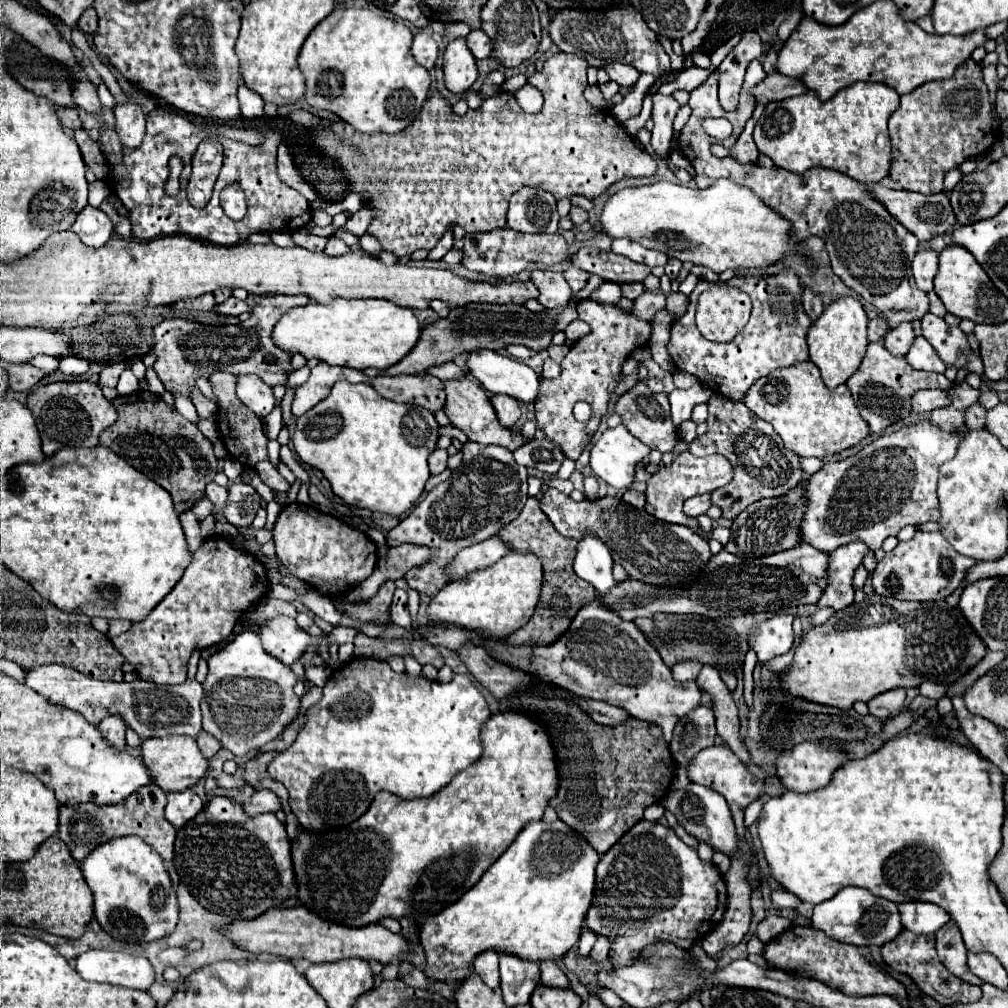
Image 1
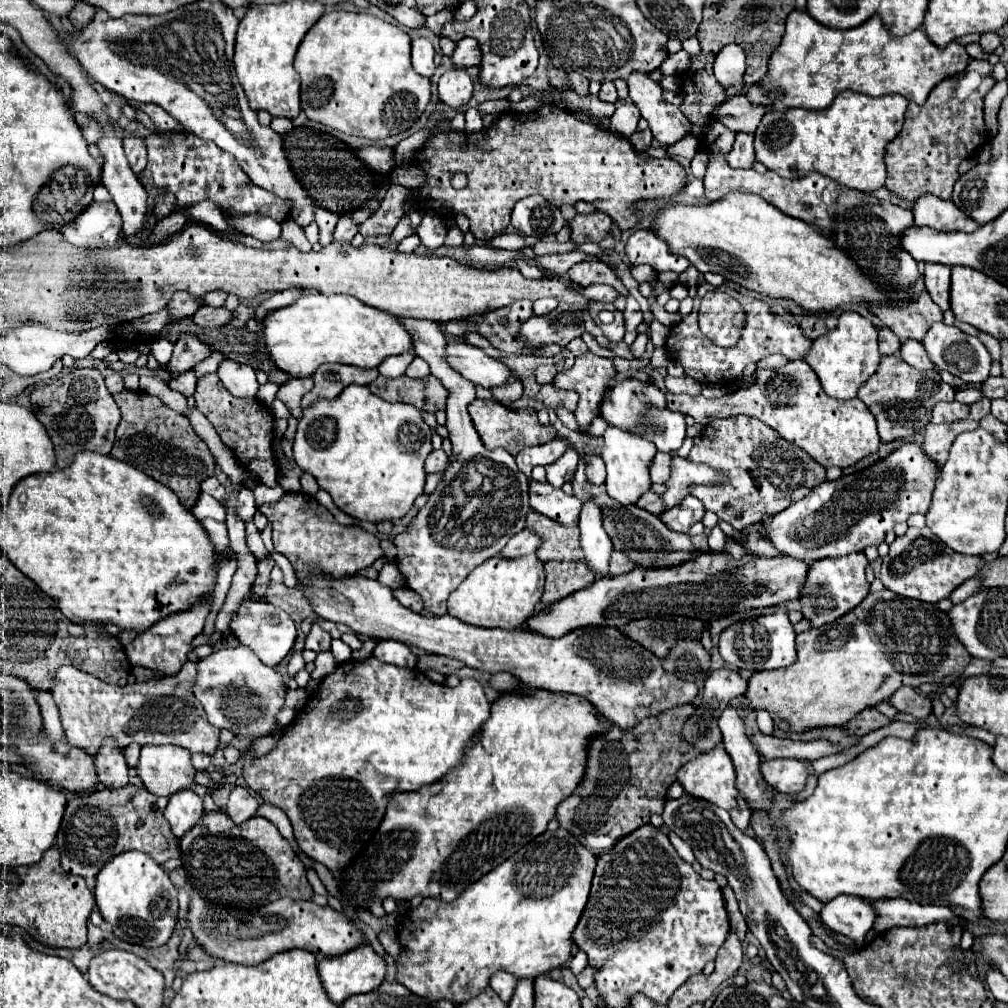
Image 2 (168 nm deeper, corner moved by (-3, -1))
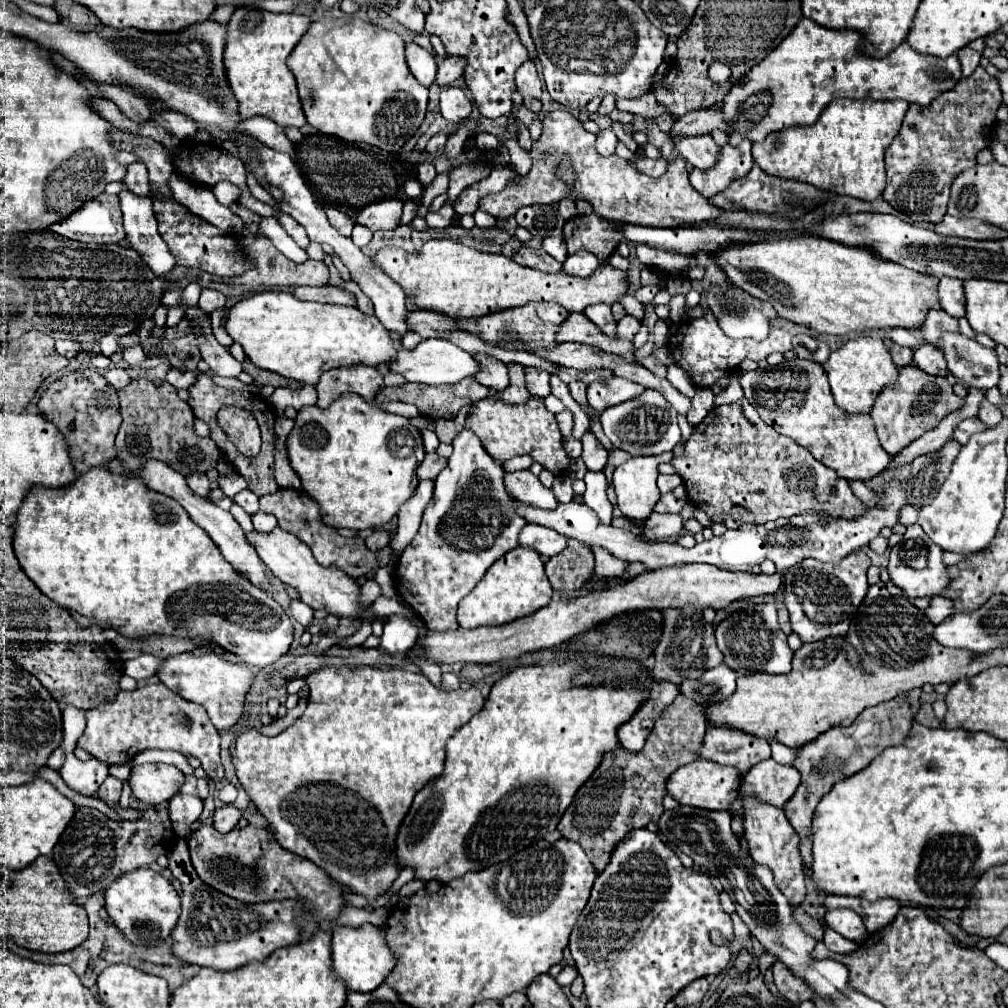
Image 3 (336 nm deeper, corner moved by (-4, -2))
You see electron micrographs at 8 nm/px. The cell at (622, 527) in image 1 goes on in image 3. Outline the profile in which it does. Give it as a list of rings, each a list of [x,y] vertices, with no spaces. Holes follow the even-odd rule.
[[[514,471],[504,477],[508,493],[518,499],[520,503],[552,511],[560,505],[560,501],[554,497],[552,489],[546,489],[536,475],[530,471]]]

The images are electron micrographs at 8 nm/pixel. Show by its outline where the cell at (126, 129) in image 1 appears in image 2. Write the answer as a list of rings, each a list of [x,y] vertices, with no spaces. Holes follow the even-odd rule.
[[[129,132],[129,136],[123,140],[123,150],[125,150],[125,156],[129,160],[131,170],[139,176],[147,166],[147,148],[145,148],[143,140],[137,134]]]

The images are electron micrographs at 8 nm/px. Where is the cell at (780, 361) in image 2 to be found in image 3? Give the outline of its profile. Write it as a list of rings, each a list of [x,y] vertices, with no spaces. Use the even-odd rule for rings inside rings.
[[[860,335],[856,339],[846,341],[840,349],[830,353],[828,361],[824,361],[822,367],[828,375],[836,405],[848,413],[868,413],[882,387],[896,383],[898,373],[884,341],[870,335]]]

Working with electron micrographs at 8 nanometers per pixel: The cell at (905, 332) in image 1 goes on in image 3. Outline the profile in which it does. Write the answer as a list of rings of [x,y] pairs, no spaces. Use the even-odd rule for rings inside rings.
[[[922,345],[914,349],[914,365],[930,375],[940,375],[940,377],[948,375],[948,367],[942,353],[932,345]]]

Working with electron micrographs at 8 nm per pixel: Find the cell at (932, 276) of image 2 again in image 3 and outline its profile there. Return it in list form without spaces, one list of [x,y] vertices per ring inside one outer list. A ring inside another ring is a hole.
[[[940,277],[938,283],[938,297],[940,297],[940,307],[952,315],[952,317],[964,317],[964,291],[962,291],[962,281],[956,281],[952,277]]]

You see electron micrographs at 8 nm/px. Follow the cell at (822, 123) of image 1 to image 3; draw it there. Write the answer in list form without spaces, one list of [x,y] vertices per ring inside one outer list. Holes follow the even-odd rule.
[[[834,99],[814,125],[774,131],[762,143],[752,143],[752,157],[770,175],[806,181],[838,195],[874,201],[886,187],[884,153],[898,135],[906,111],[906,101]]]

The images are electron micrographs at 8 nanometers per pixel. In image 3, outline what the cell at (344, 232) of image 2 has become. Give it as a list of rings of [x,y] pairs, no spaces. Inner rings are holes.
[[[388,199],[388,201],[380,201],[380,203],[364,207],[360,215],[352,217],[352,221],[354,225],[364,225],[370,231],[380,231],[380,229],[398,227],[400,215],[402,215],[402,201]]]

